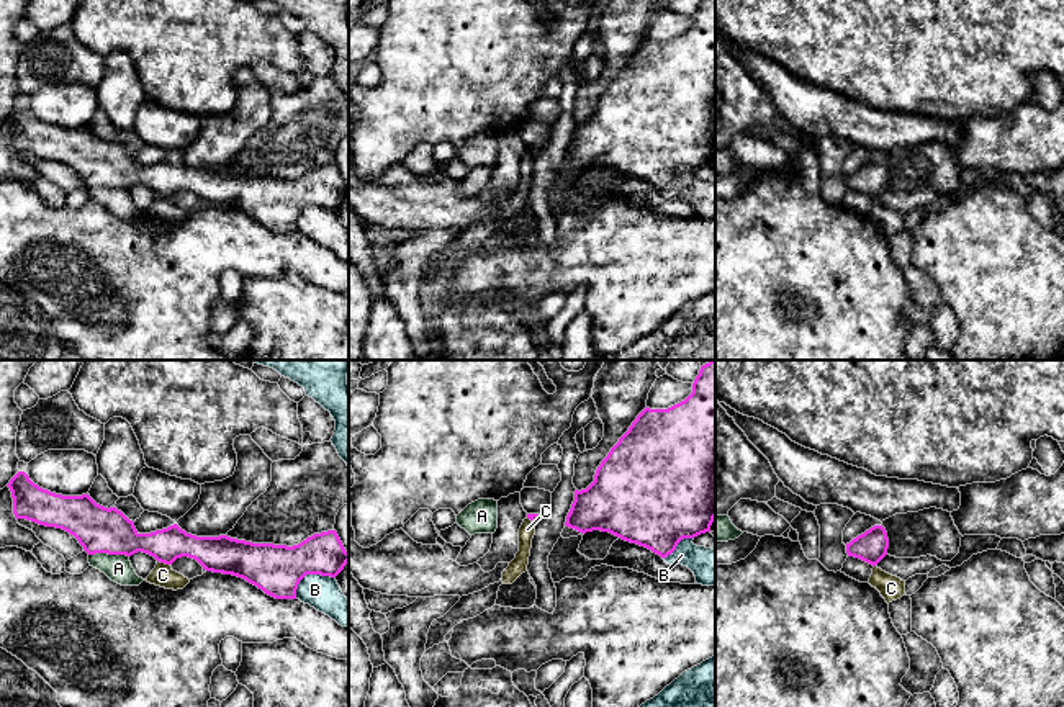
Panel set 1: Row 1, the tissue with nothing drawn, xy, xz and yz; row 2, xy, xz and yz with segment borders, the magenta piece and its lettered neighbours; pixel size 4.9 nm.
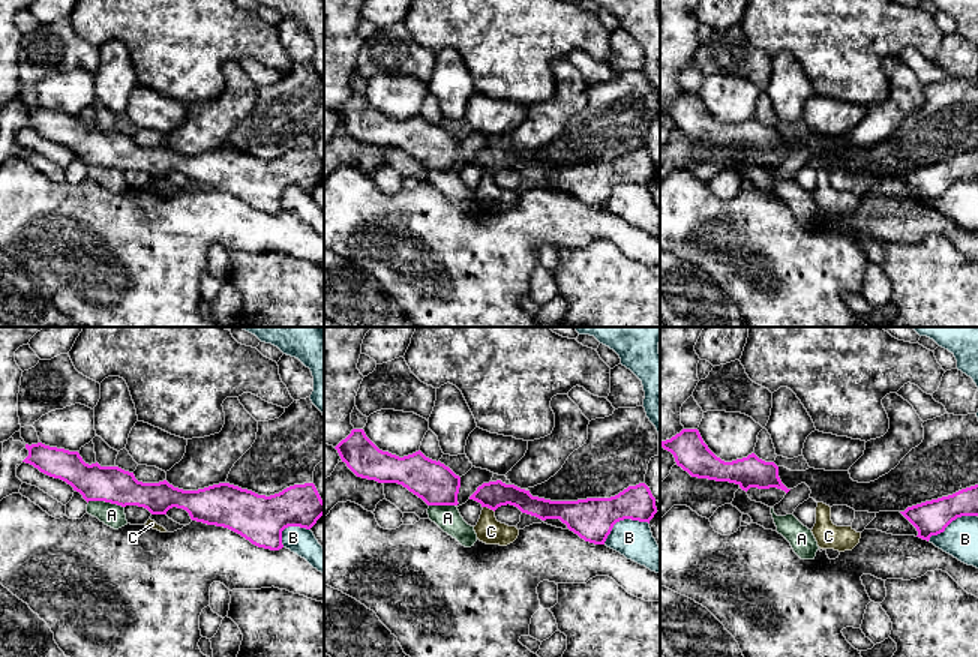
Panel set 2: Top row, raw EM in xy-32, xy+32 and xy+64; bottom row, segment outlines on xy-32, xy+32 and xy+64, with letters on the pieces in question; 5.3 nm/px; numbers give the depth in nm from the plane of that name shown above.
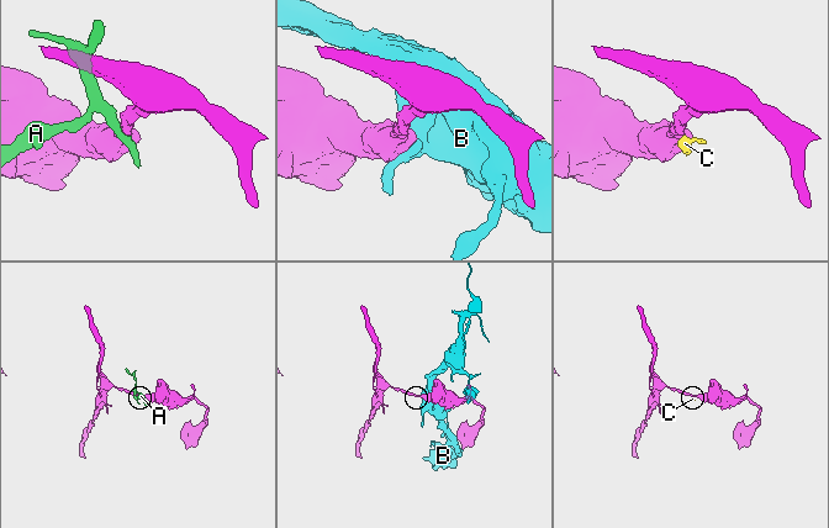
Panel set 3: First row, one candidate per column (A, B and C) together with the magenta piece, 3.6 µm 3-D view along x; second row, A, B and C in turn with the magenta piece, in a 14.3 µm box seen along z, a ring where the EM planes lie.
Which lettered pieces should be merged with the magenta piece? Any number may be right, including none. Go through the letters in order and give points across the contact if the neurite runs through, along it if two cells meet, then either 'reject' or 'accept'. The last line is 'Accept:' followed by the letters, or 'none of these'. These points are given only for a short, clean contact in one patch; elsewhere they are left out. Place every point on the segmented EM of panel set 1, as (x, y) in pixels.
A: border along xy (89, 553), (125, 553), (128, 557); reject
B: border along xy (334, 576), (306, 575), (300, 581), (295, 598); reject
C: border along xy (157, 560), (169, 565); reject
Accept: none of these

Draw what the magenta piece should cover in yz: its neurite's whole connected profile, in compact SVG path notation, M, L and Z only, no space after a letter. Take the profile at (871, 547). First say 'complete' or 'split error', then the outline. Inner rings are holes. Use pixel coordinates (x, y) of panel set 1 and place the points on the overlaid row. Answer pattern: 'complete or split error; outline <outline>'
complete; outline M874 525L846 543L848 556L859 558L872 566L876 566L887 555L887 548L889 538L882 525Z

